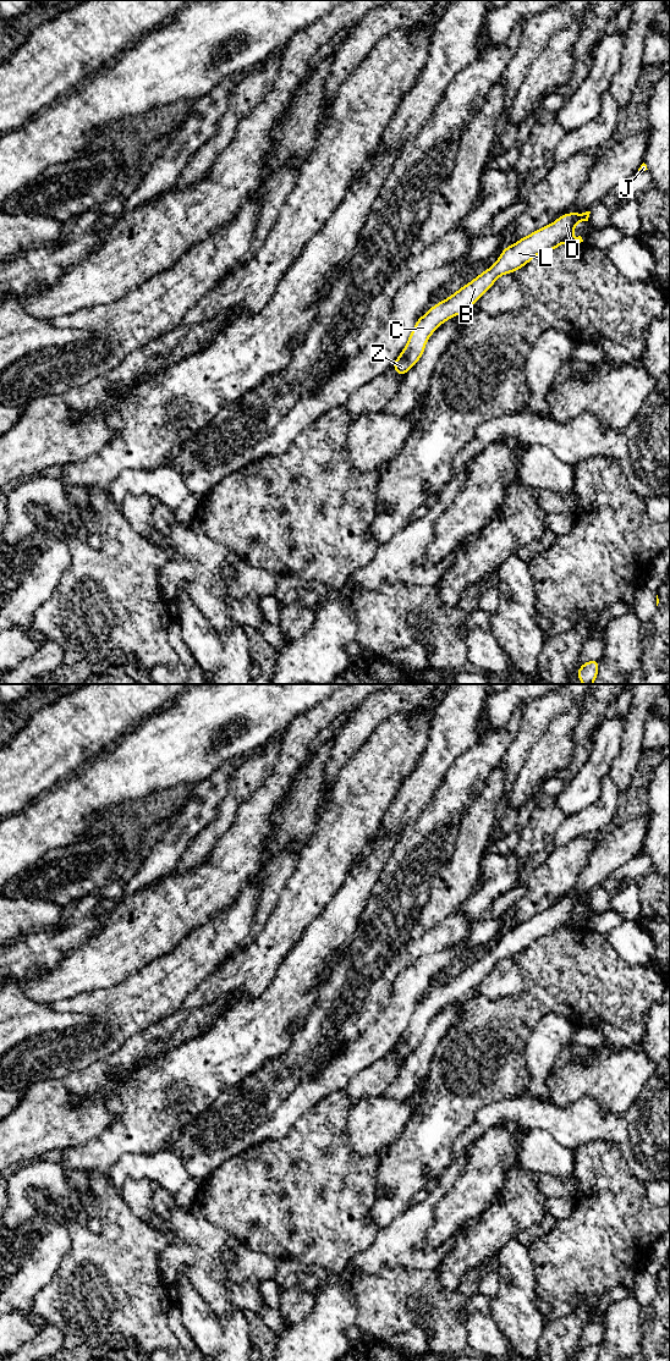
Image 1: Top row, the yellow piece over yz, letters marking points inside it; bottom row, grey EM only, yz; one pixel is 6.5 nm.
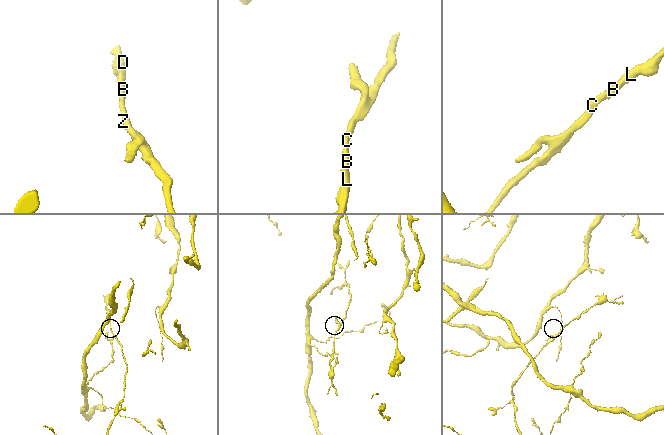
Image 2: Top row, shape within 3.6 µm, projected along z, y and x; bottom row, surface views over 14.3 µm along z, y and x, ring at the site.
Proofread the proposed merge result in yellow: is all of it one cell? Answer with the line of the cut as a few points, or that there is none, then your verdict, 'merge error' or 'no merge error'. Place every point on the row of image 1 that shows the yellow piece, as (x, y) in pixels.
no cut | no merge error

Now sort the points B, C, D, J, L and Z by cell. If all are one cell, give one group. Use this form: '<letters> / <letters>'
B C D J L Z

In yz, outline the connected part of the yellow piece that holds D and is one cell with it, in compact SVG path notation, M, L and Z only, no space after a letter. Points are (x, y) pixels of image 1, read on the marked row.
M591 211L561 215L553 224L506 247L491 268L445 301L433 305L417 320L402 353L391 364L396 369L397 376L405 375L421 359L427 340L439 325L466 313L494 285L498 277L517 271L538 254L554 250L561 243L578 244L583 242L581 236L573 238L572 232L580 221L588 221L589 214Z

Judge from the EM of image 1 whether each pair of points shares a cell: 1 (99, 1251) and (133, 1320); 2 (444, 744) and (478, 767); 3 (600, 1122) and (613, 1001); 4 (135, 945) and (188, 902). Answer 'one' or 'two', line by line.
1: one
2: two
3: two
4: one

